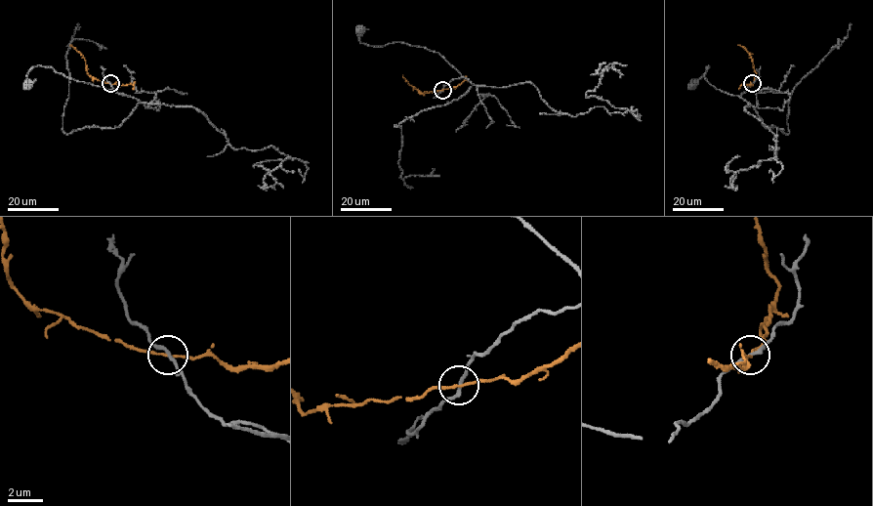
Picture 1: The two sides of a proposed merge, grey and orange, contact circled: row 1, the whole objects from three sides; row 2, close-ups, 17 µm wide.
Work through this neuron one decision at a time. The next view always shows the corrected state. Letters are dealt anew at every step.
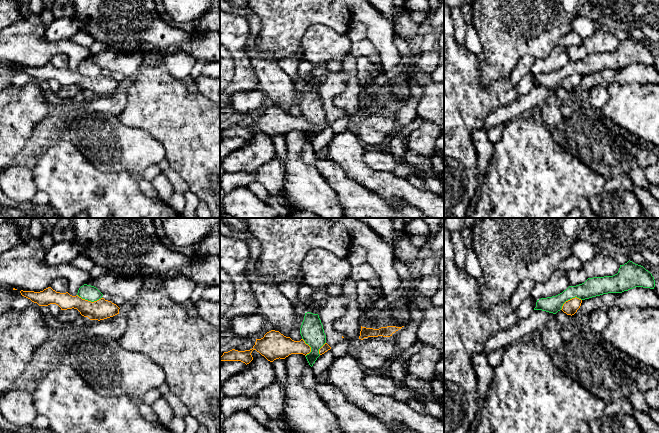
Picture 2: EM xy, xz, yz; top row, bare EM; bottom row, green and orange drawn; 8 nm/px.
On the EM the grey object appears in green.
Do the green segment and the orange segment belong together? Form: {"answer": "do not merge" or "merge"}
{"answer": "do not merge"}

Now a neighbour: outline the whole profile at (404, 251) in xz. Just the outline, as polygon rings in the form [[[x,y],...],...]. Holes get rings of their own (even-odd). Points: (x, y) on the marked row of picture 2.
[[[397,231],[397,243],[394,246],[395,259],[402,263],[413,262],[417,259],[419,248],[413,245],[409,236],[403,231]]]

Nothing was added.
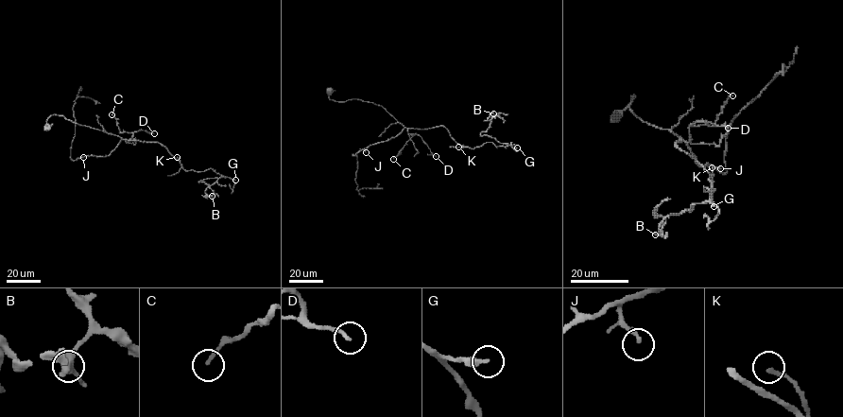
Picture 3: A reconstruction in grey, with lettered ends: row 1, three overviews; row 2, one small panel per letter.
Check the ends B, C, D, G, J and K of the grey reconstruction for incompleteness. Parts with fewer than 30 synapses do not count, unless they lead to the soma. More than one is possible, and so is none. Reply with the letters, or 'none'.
none

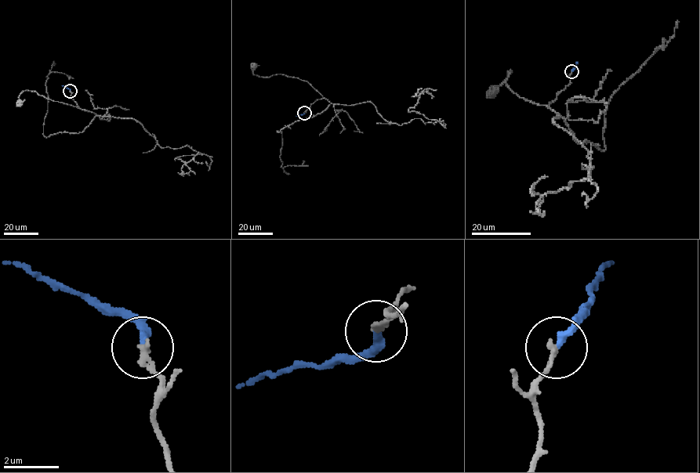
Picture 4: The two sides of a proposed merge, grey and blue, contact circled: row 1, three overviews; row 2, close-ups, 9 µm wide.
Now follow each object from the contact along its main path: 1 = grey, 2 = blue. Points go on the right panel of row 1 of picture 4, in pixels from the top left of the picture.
1: (571, 71), (571, 83), (548, 106), (533, 103), (514, 93), (506, 85), (510, 70), (506, 79), (492, 92)
2: (571, 71), (578, 62)

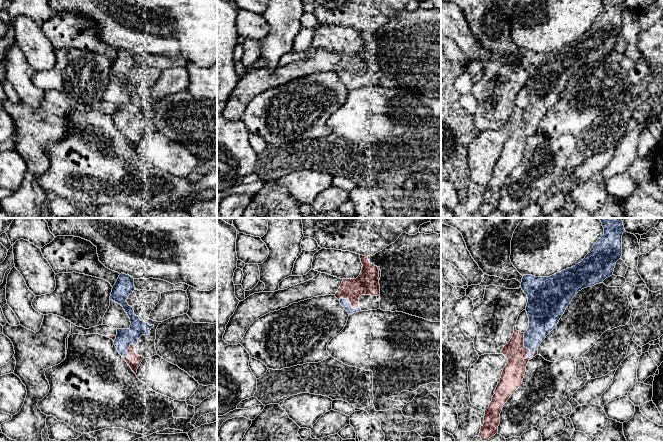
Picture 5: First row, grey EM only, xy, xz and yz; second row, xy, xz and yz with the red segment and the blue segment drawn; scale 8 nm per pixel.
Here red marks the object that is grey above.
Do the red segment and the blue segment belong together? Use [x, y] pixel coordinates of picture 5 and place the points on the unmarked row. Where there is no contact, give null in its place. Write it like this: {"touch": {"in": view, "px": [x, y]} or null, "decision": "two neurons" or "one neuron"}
{"touch": {"in": "yz", "px": [524, 123]}, "decision": "one neuron"}

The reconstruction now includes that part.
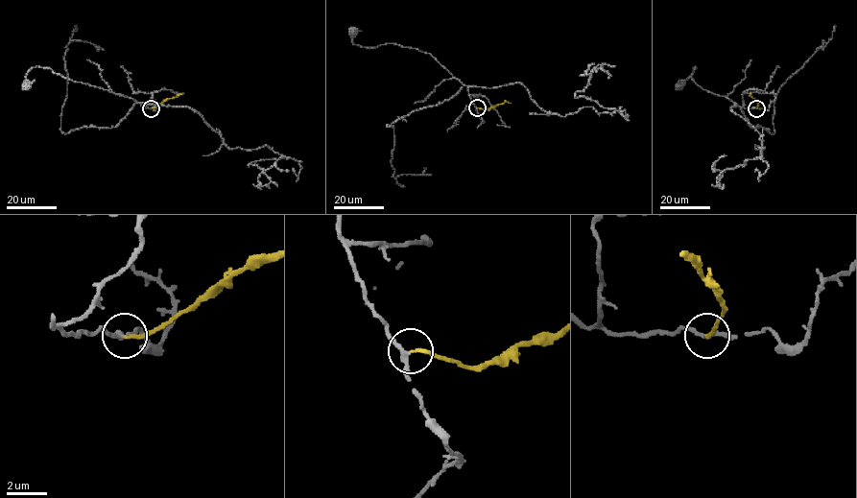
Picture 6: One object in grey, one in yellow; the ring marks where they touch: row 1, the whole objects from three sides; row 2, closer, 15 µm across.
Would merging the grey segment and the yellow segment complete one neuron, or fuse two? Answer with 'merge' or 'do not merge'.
do not merge

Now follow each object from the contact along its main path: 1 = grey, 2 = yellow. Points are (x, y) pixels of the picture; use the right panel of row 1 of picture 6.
1: (756, 108), (740, 107), (727, 97), (699, 86), (692, 79), (696, 66), (679, 85)
2: (756, 108), (758, 105), (751, 93)

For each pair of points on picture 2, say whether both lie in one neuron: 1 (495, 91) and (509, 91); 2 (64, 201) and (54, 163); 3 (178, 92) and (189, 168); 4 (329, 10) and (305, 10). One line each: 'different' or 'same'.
1: same
2: same
3: same
4: same

